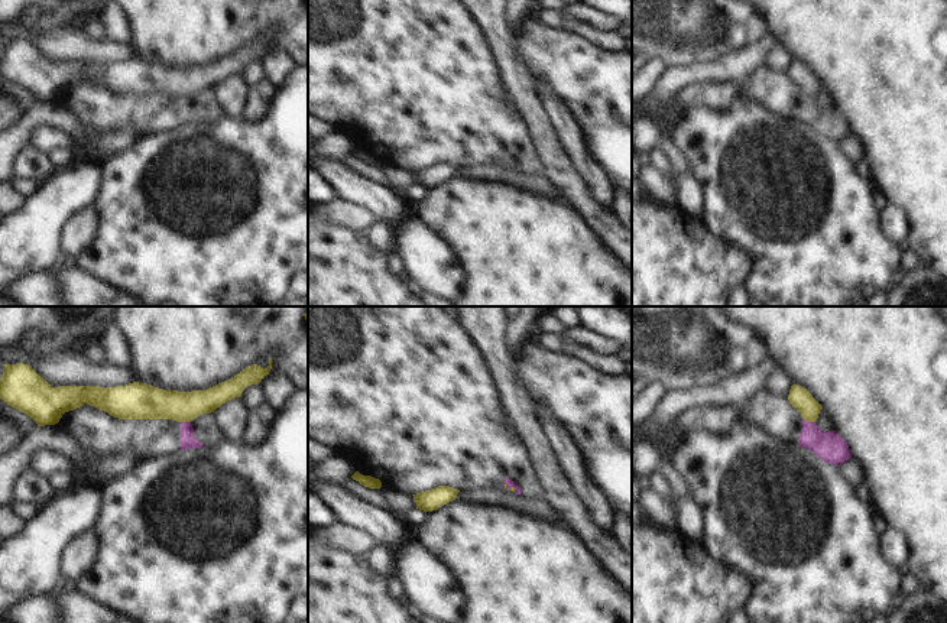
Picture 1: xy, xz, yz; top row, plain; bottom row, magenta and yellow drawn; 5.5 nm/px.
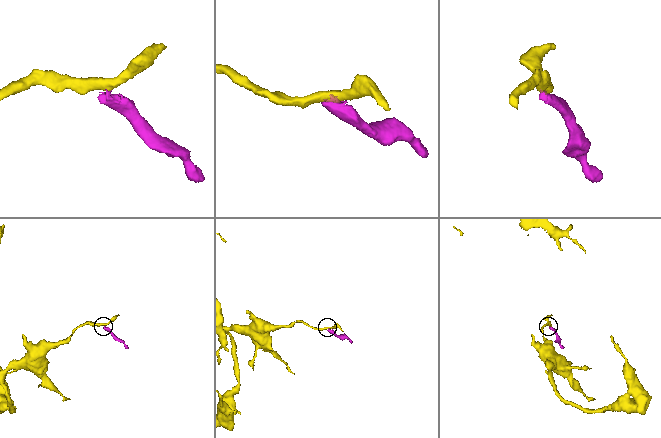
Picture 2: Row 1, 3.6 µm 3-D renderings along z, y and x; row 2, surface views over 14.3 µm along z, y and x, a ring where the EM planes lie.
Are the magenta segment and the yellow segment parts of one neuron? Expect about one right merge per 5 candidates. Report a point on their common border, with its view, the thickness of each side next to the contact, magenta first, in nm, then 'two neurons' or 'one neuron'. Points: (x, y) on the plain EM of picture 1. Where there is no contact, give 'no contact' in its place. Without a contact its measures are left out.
yz (810, 99) | 170/120 nm | two neurons

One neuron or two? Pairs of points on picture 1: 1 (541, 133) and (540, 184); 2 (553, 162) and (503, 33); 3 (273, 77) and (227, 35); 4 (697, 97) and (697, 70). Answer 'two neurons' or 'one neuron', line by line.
1: two neurons
2: one neuron
3: two neurons
4: two neurons

